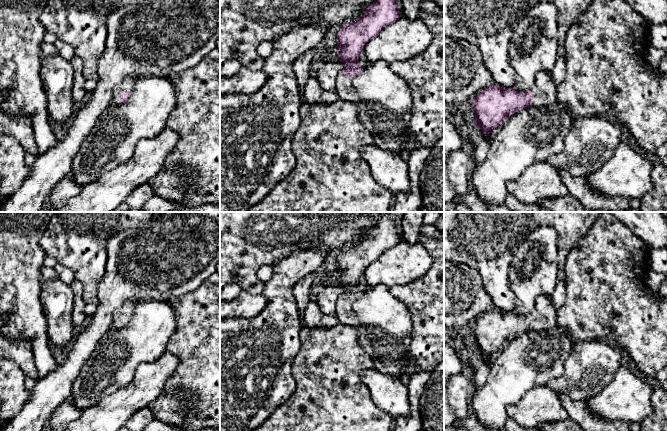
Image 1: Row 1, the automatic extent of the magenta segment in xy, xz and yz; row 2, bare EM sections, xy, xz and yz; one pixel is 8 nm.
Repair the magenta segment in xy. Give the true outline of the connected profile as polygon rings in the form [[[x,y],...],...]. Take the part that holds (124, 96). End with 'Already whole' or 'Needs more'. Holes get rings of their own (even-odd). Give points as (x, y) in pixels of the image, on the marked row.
[[[126,76],[122,83],[113,89],[112,103],[115,105],[125,103],[131,96],[131,90],[133,89],[135,82],[135,78]]]. Needs more

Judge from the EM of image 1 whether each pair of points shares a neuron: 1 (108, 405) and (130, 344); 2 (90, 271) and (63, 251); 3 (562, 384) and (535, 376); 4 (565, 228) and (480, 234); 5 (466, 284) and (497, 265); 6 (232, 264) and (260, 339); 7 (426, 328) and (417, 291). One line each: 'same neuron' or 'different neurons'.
1: different neurons
2: same neuron
3: different neurons
4: same neuron
5: different neurons
6: different neurons
7: same neuron

